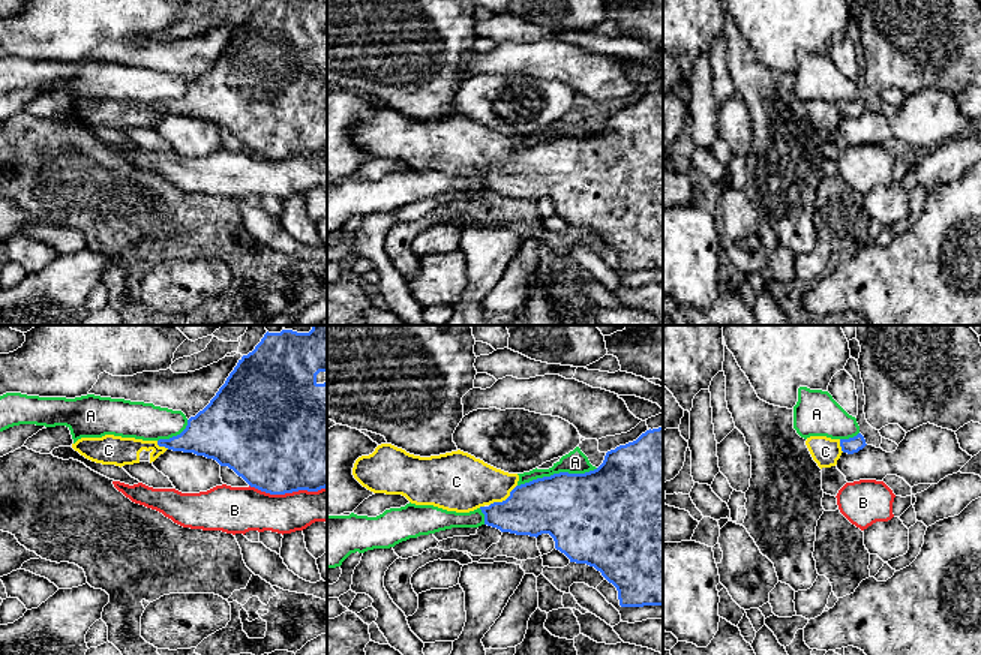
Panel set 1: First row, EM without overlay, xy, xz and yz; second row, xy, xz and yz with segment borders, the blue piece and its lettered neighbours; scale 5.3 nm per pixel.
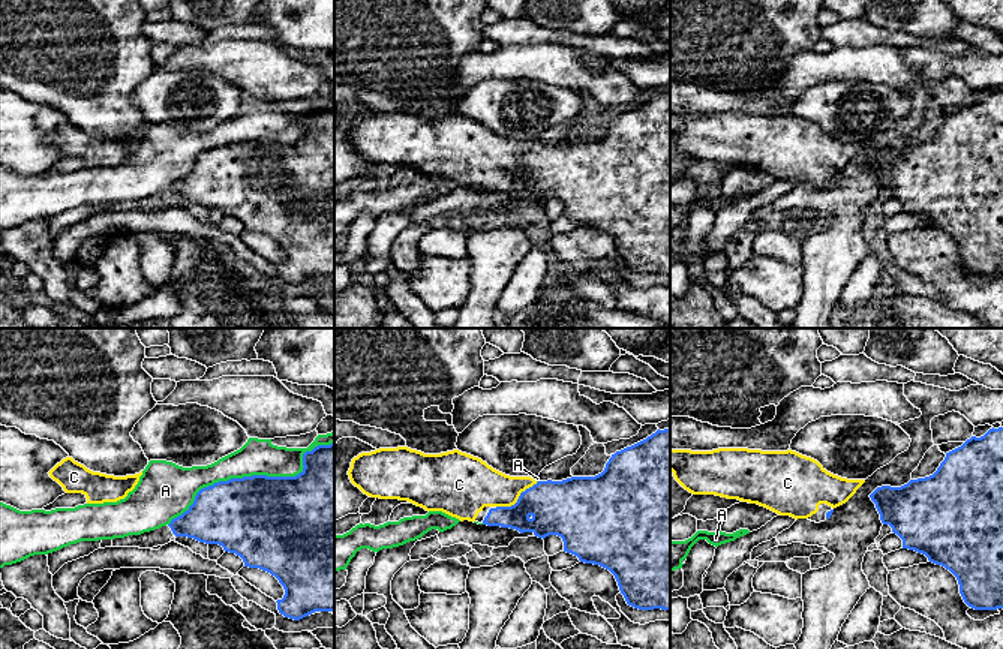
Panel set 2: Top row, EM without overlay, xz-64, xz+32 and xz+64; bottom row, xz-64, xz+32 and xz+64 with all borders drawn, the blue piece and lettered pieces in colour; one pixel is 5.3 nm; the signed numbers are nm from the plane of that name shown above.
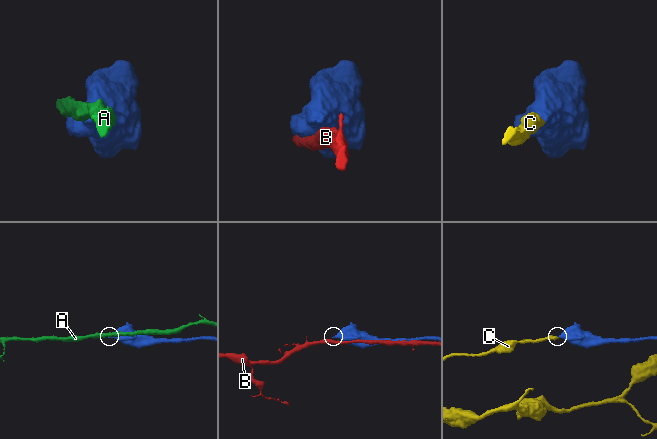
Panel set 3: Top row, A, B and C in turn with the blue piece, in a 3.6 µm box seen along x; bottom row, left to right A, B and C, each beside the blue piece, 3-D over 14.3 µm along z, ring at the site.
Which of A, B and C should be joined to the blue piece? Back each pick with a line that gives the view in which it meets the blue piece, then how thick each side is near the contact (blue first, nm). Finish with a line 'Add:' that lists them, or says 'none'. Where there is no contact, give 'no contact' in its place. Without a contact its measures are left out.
C: meets blue in xz; 300 nm thick on the blue side, 300 nm on the other
Add: C

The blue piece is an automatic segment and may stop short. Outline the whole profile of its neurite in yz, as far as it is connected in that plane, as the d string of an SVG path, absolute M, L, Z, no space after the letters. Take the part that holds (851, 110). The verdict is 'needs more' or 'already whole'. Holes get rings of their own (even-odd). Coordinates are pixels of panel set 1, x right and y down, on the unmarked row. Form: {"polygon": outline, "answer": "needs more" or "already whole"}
{"polygon": "M861 97L849 103L831 103L826 100L810 100L806 109L818 127L822 132L831 132L837 129L837 124L843 117L854 118L862 114L867 108Z", "answer": "needs more"}

